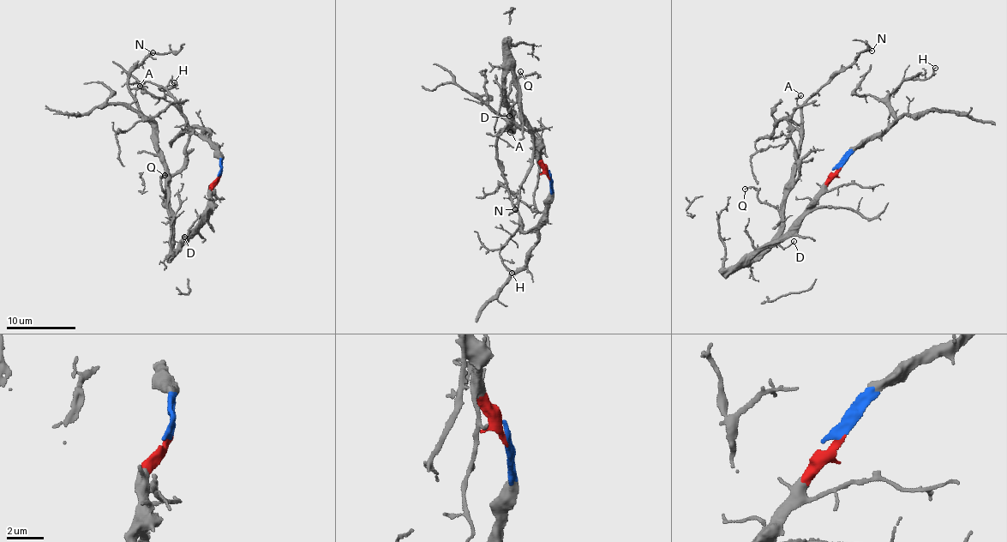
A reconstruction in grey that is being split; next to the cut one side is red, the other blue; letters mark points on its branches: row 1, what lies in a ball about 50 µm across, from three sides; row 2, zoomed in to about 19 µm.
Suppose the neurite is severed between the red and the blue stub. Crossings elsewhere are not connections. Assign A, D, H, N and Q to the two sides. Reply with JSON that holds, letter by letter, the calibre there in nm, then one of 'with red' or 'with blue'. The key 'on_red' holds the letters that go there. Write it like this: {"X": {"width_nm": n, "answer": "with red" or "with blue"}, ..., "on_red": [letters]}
{"A": {"width_nm": 90, "answer": "with red"}, "D": {"width_nm": 70, "answer": "with red"}, "H": {"width_nm": 120, "answer": "with blue"}, "N": {"width_nm": 140, "answer": "with red"}, "Q": {"width_nm": 110, "answer": "with red"}, "on_red": ["A", "D", "N", "Q"]}

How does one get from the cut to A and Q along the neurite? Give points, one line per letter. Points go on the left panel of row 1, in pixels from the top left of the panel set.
A: (219, 176), (206, 210), (193, 233), (176, 249), (163, 153), (153, 123), (139, 109), (135, 95), (139, 85)
Q: (219, 176), (206, 210), (177, 249), (173, 247), (169, 207), (163, 201), (160, 180), (164, 175)

